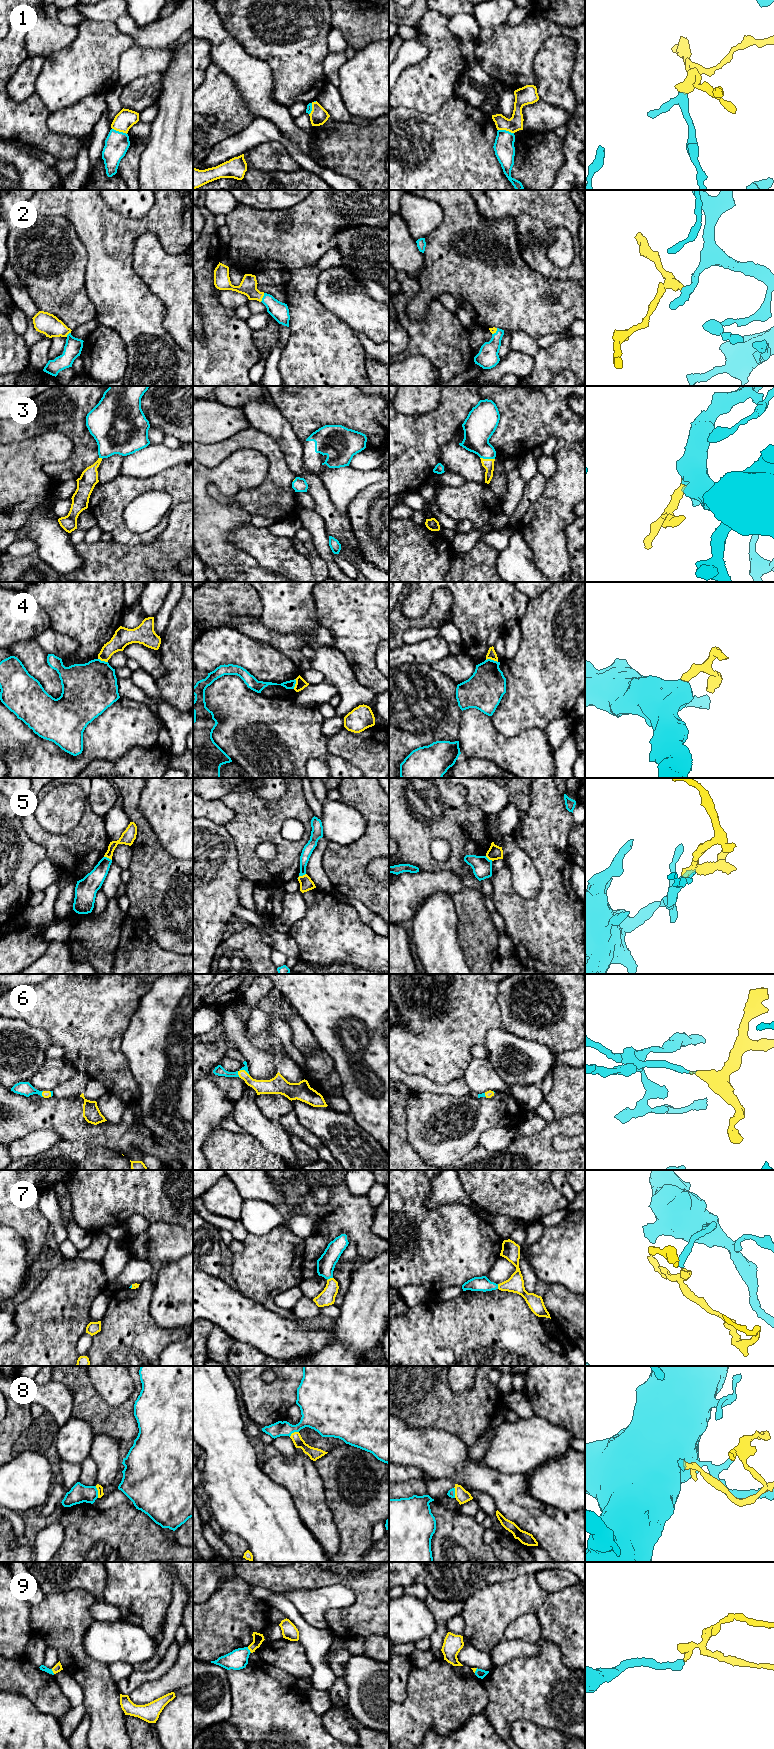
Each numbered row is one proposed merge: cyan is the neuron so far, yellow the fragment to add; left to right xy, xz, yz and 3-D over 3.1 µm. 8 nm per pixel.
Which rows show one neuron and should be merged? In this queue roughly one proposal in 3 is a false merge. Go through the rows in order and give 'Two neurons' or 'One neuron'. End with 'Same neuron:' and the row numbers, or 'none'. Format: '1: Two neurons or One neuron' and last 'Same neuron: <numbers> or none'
1: Two neurons
2: One neuron
3: One neuron
4: Two neurons
5: Two neurons
6: One neuron
7: One neuron
8: Two neurons
9: One neuron
Same neuron: 2, 3, 6, 7, 9

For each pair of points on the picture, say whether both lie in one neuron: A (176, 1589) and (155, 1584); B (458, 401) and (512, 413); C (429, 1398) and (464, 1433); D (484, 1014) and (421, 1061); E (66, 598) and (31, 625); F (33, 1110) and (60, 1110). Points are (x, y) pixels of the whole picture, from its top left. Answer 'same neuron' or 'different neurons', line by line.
A: different neurons
B: different neurons
C: same neuron
D: same neuron
E: different neurons
F: same neuron

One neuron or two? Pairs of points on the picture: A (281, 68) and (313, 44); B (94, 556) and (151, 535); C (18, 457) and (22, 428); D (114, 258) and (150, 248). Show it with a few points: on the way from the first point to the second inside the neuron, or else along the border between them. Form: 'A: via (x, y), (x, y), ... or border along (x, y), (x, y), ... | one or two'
A: via (289, 60), (305, 44) | one
B: border along (112, 540), (129, 545), (148, 544) | two
C: border along (42, 432), (10, 443) | two
D: border along (145, 233), (132, 255), (138, 276) | two

